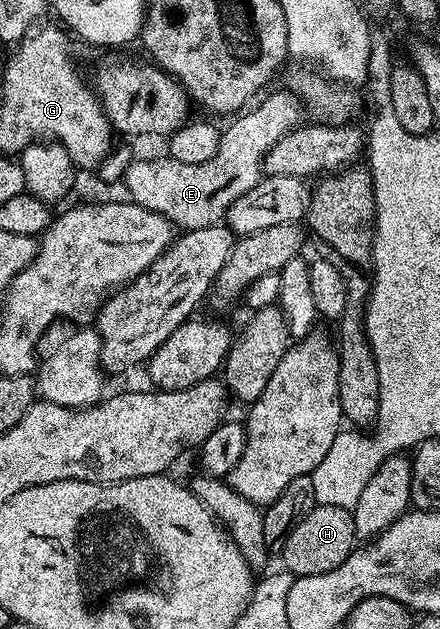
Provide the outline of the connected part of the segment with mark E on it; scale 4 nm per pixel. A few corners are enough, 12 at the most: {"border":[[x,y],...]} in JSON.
{"border":[[293,90],[229,120],[216,157],[135,158],[127,196],[182,231],[222,223],[303,122]]}

